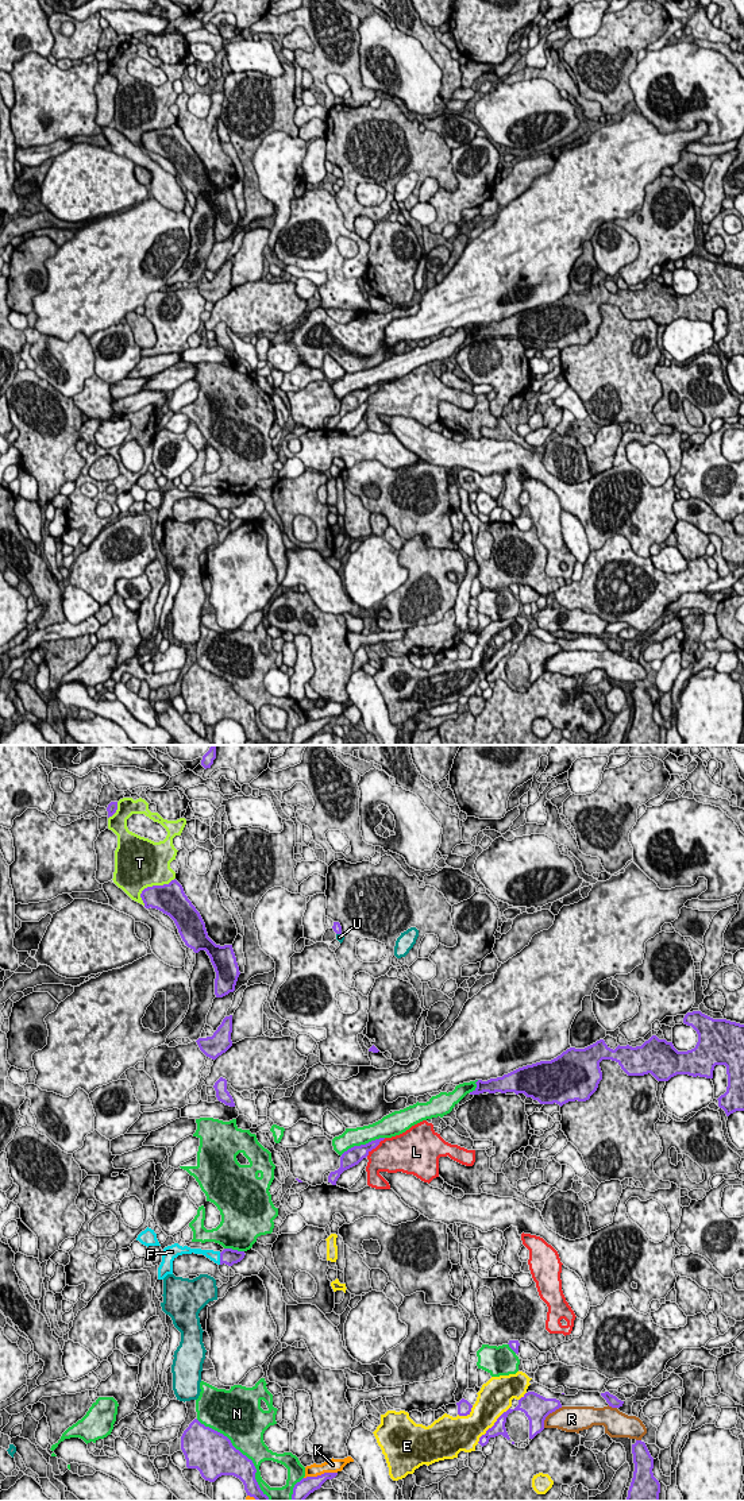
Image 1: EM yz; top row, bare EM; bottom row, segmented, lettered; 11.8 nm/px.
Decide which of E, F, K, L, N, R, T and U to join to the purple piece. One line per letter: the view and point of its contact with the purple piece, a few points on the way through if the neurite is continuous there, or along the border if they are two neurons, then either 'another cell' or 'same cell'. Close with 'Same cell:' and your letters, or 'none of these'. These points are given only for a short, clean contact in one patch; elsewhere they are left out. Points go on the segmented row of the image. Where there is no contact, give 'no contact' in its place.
E: meets purple in yz at (494, 1424); another cell
F: meets purple in yz at (220, 1258); runs through yz (228, 1256), (220, 1258), (214, 1256); same cell
K: meets purple in yz at (322, 1474); another cell
L: meets purple in yz at (376, 1146); another cell
N: meets purple in yz at (242, 1454); another cell
R: meets purple in yz at (548, 1413); another cell
T: meets purple in yz at (153, 886); another cell
U: meets purple in yz at (339, 933); another cell
Same cell: F

